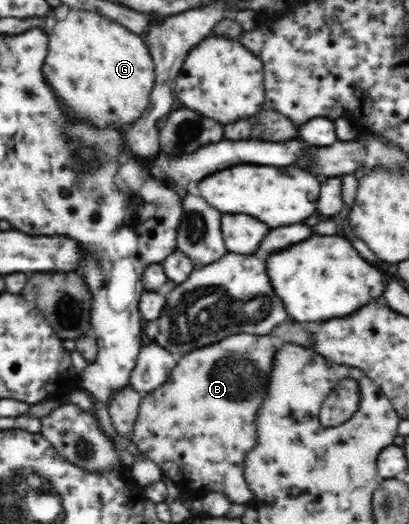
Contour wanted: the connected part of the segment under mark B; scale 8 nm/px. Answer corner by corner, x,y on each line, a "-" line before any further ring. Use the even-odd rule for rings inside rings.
234,333
215,344
205,345
193,352
186,353
177,362
165,384
161,384
158,389
142,394
135,426
131,434
132,443
137,446
140,452
161,467
162,472
174,481
174,484
180,489
181,493
192,497
202,497
209,492
221,492
231,502
237,504
247,504
253,497
253,493
248,487
248,481
244,477
243,462
247,458
247,452
252,451
257,446
256,418
260,408
263,406
264,400
267,398
269,372
272,371
272,362
276,356
277,344
277,338
271,334
257,336
252,333

